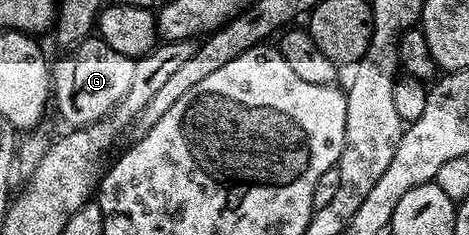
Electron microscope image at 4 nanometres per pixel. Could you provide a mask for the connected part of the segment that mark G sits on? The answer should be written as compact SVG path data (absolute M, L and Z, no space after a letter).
M93 34L83 40L75 48L71 49L57 64L53 63L50 68L50 86L54 91L54 104L62 111L68 112L64 120L69 129L85 128L94 122L98 122L103 116L114 111L118 102L122 102L124 95L130 90L130 82L134 79L134 66L136 60L126 54L118 54L114 46L110 46L99 35Z

